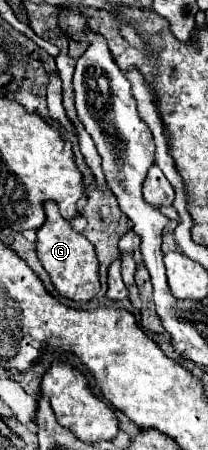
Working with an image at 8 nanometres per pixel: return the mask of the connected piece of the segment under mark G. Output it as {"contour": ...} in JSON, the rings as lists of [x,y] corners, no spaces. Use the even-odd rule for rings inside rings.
{"contour":[[[48,201],[44,205],[46,211],[46,223],[38,229],[38,259],[44,265],[44,269],[48,271],[54,287],[60,291],[62,297],[68,297],[72,301],[90,301],[98,289],[98,257],[94,251],[94,245],[82,235],[76,233],[70,223],[60,215],[58,205]]]}

